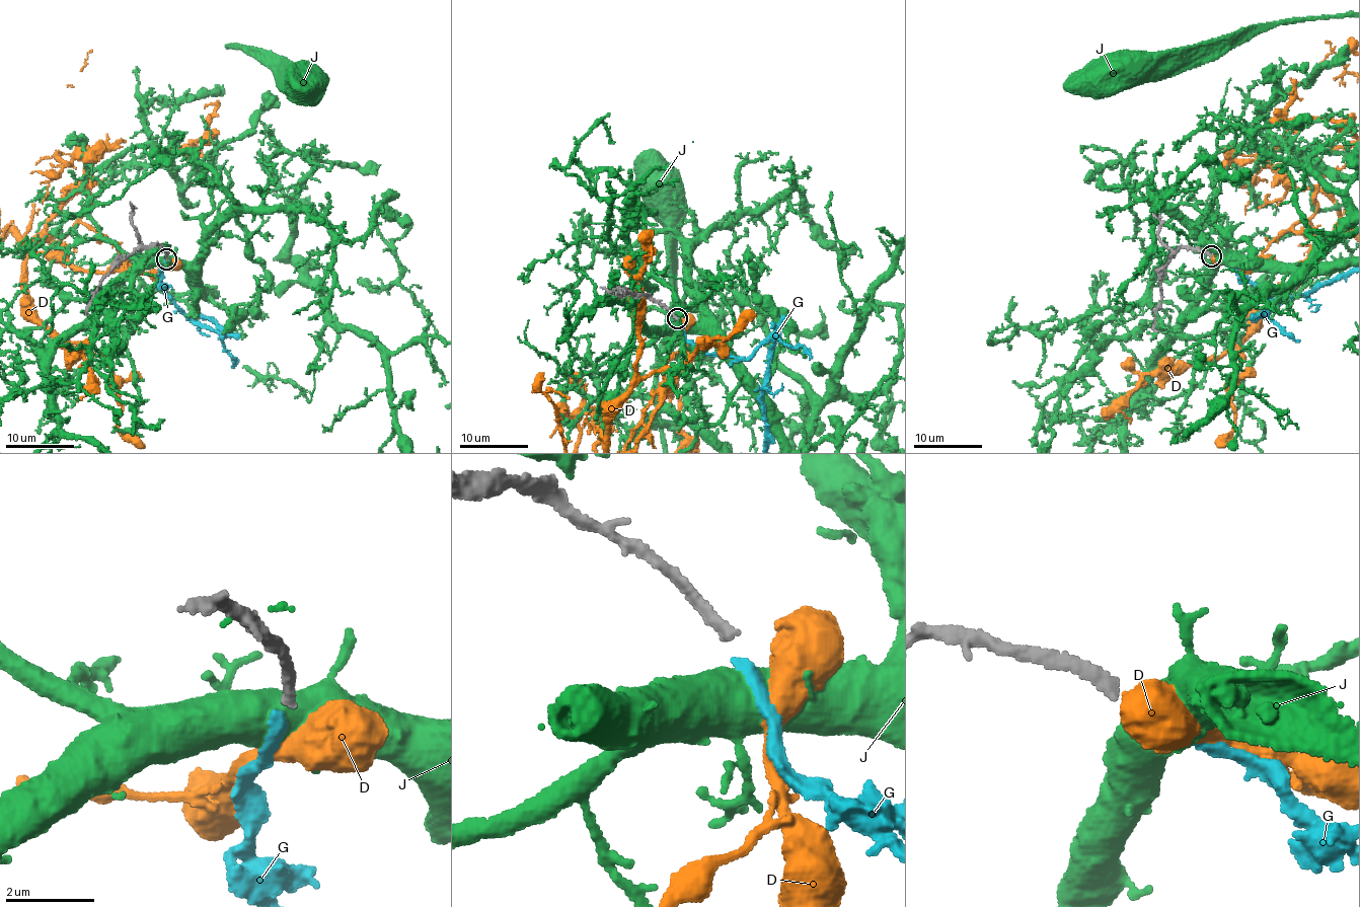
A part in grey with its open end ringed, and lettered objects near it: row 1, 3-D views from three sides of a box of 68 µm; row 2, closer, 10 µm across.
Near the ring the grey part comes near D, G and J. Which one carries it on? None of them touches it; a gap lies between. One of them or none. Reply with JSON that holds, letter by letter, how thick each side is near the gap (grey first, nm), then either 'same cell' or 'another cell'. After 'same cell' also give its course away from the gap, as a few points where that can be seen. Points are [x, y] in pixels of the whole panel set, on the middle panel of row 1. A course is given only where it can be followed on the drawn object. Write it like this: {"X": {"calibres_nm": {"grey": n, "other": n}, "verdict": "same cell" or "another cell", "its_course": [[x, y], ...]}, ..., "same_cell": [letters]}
{"D": {"calibres_nm": {"grey": 280, "other": 750}, "verdict": "another cell"}, "G": {"calibres_nm": {"grey": 280, "other": 220}, "verdict": "same cell"}, "J": {"calibres_nm": {"grey": 280, "other": 700}, "verdict": "another cell"}, "same_cell": ["G"]}

